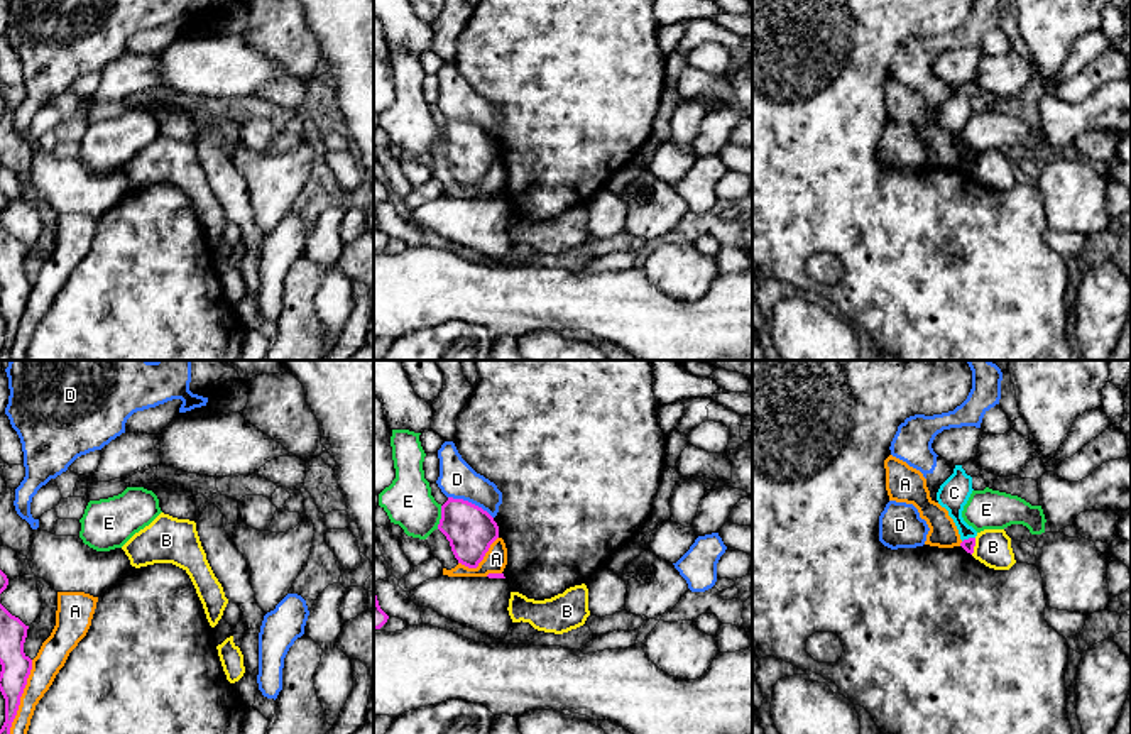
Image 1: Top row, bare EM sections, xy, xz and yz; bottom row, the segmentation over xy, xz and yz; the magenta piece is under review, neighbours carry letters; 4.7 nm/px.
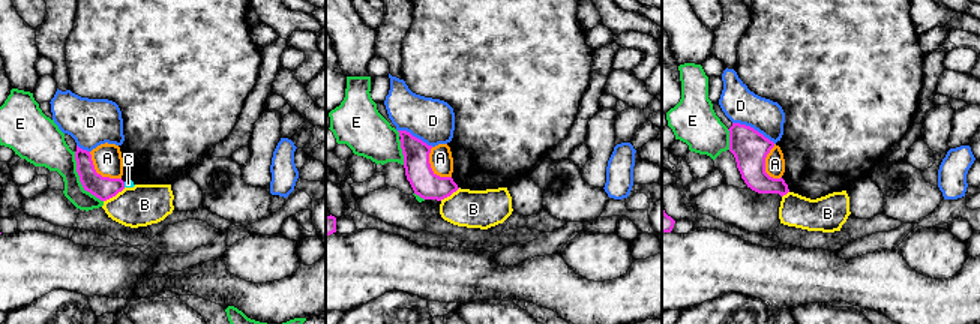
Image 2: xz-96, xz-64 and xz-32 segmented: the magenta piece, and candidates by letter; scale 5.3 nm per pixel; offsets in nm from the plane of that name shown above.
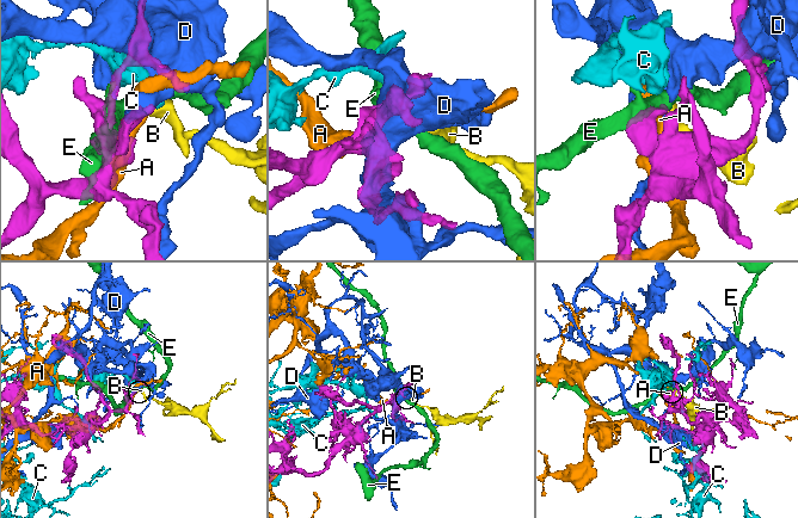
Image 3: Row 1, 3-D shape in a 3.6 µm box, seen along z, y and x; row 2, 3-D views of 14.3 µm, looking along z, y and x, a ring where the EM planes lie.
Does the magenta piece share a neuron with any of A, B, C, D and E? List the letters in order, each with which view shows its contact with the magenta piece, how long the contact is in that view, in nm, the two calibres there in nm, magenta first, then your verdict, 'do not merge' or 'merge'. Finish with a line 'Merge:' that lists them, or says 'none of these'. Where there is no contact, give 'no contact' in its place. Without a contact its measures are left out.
A: meets magenta in xz; contact 240 nm long; 240 nm thick on the magenta side, 110 nm on the other; do not merge
B: meets magenta in yz; contact 80 nm long; 60 nm thick on the magenta side, 180 nm on the other; do not merge
C: meets magenta in yz; contact 70 nm long; 60 nm thick on the magenta side, 150 nm on the other; do not merge
D: meets magenta in xz; contact 240 nm long; 240 nm thick on the magenta side, 180 nm on the other; do not merge
E: meets magenta in xz; contact 110 nm long; 240 nm thick on the magenta side, 240 nm on the other; do not merge
Merge: none of these

